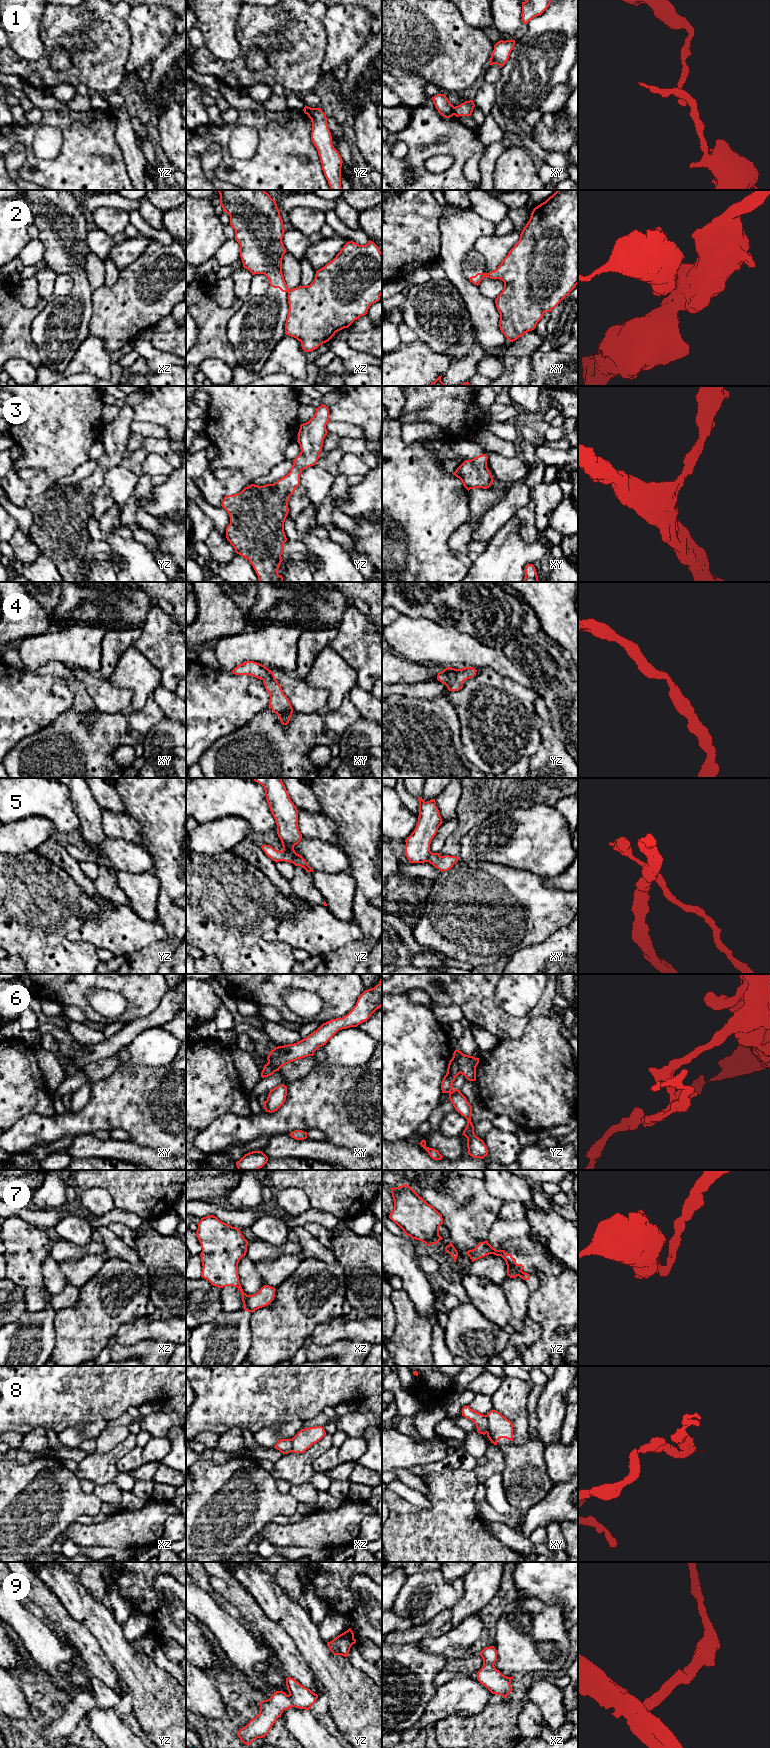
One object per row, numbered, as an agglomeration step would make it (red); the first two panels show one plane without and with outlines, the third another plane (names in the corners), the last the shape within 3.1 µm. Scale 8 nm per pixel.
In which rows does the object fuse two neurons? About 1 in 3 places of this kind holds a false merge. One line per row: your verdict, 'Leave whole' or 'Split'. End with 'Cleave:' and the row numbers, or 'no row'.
1: Split
2: Split
3: Leave whole
4: Leave whole
5: Split
6: Split
7: Split
8: Split
9: Leave whole
Cleave: 1, 2, 5, 6, 7, 8

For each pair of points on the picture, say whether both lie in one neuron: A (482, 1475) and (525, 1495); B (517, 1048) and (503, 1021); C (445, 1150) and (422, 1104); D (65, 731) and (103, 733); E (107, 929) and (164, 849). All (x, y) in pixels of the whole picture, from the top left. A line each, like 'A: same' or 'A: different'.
A: different
B: different
C: different
D: same
E: different

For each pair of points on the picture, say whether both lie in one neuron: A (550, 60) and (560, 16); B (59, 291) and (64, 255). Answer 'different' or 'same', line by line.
A: same
B: different

